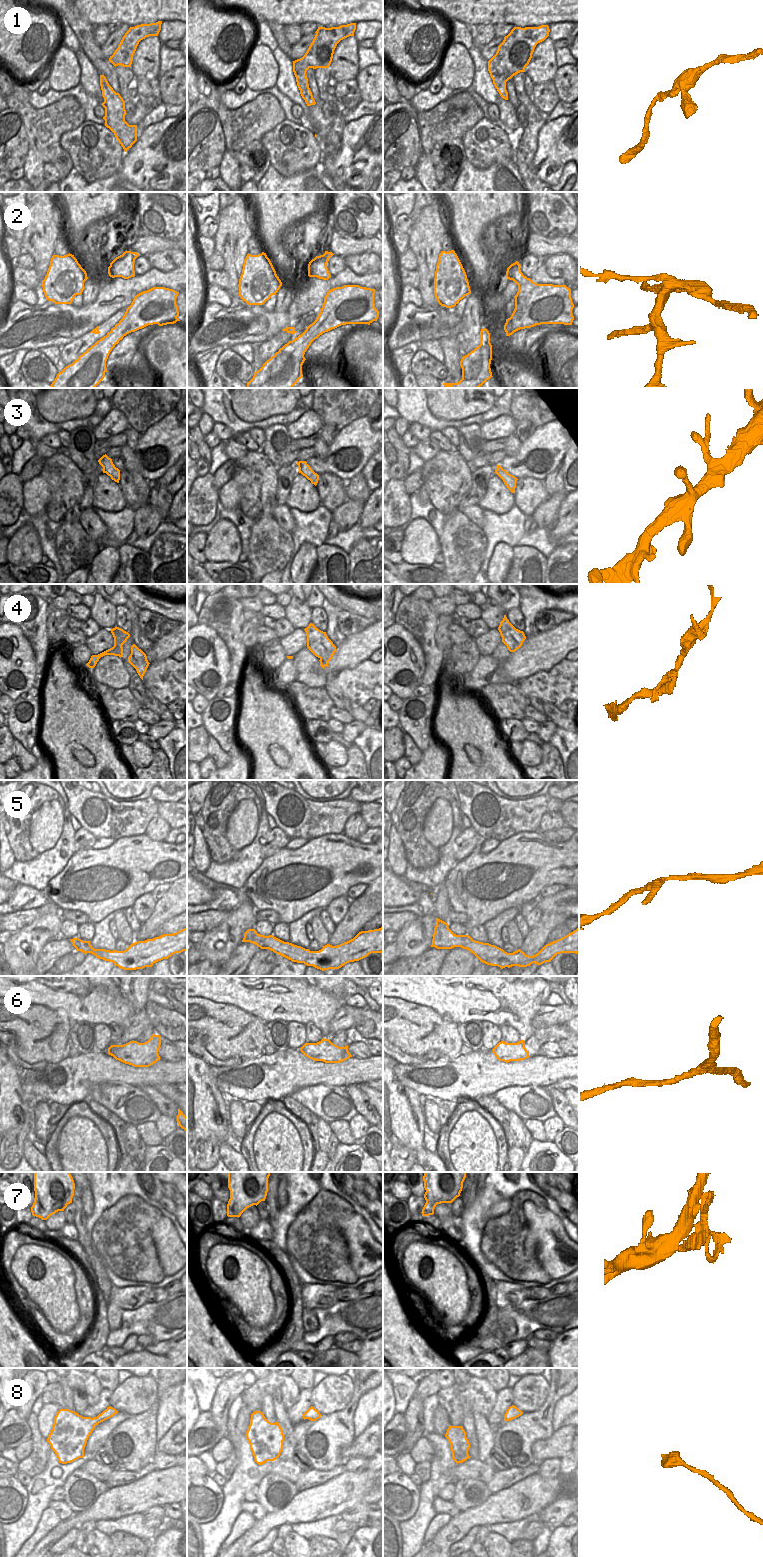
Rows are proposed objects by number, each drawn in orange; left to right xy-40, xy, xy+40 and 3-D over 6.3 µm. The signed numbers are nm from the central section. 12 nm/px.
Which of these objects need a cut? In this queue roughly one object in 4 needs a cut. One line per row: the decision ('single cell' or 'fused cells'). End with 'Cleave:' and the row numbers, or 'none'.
1: single cell
2: fused cells
3: single cell
4: single cell
5: single cell
6: single cell
7: single cell
8: single cell
Cleave: 2

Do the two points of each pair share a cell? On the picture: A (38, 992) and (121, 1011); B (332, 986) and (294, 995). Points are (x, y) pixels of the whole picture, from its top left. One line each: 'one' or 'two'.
A: one
B: two

